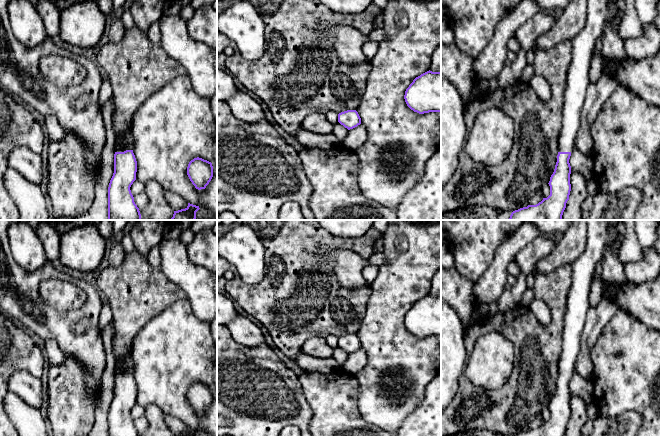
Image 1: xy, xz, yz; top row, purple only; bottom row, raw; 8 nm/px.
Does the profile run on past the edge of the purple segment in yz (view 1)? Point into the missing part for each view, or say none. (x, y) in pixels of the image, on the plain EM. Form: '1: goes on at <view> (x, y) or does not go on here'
1: goes on at yz (583, 268)

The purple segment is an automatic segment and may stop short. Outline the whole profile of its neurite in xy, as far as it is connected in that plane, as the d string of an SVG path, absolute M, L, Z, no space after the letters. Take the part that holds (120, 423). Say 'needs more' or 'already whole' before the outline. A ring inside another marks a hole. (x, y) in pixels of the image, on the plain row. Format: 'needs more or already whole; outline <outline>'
needs more; outline M130 349L126 357L116 360L114 397L108 411L108 436L140 436L130 414L137 396L133 372Z

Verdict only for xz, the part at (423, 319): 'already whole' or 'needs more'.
already whole

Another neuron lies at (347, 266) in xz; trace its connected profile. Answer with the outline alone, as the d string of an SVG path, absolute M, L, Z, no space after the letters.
M344 248L330 249L327 256L329 257L331 271L342 287L358 289L369 286L362 275L364 267L370 264L368 259Z

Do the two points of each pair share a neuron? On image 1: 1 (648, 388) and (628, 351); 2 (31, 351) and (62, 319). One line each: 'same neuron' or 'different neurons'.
1: same neuron
2: different neurons

